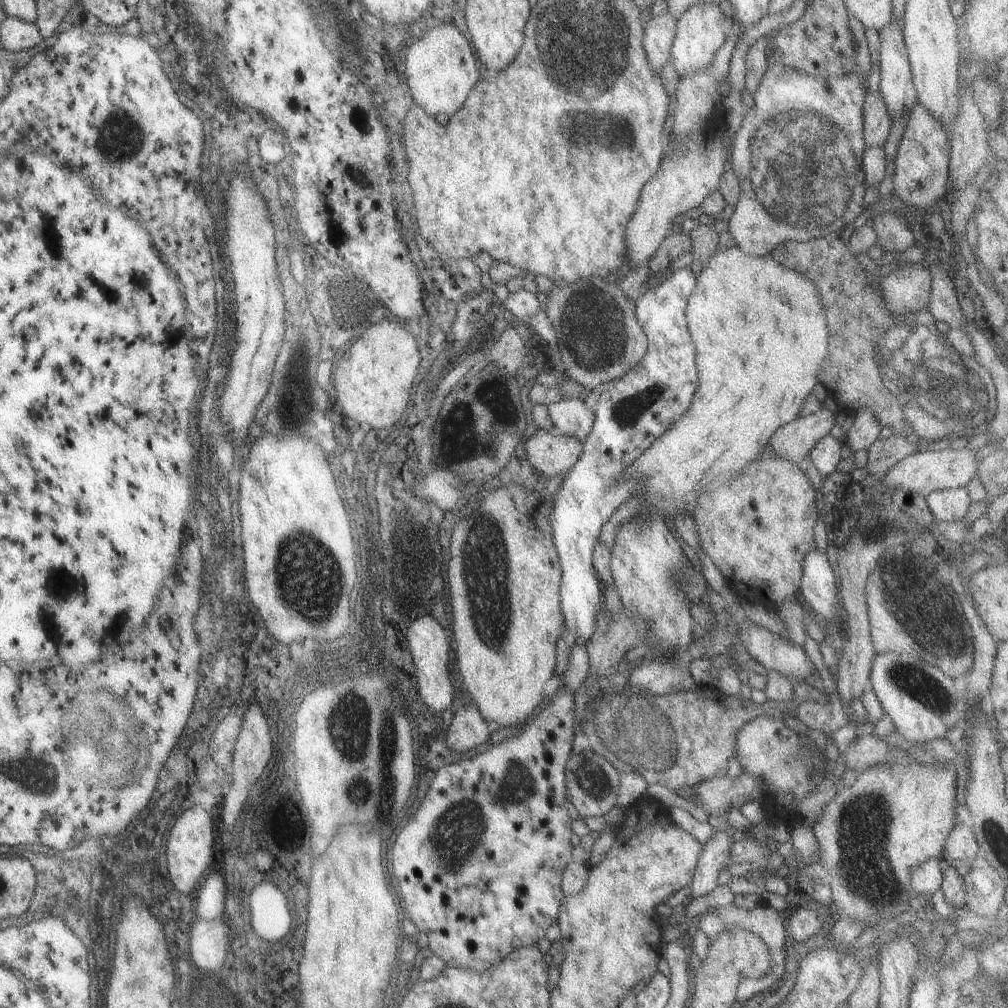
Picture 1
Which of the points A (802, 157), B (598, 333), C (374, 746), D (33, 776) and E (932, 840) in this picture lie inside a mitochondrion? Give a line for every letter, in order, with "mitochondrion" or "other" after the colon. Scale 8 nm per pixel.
A: mitochondrion
B: mitochondrion
C: mitochondrion
D: mitochondrion
E: other

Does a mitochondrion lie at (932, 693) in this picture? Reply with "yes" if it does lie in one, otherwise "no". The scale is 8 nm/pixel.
yes

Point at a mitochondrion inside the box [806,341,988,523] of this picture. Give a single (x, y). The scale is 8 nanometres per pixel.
(928, 373)

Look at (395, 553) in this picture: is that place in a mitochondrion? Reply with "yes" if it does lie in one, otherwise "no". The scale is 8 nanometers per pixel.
no

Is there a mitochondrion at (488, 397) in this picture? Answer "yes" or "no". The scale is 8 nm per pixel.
yes

